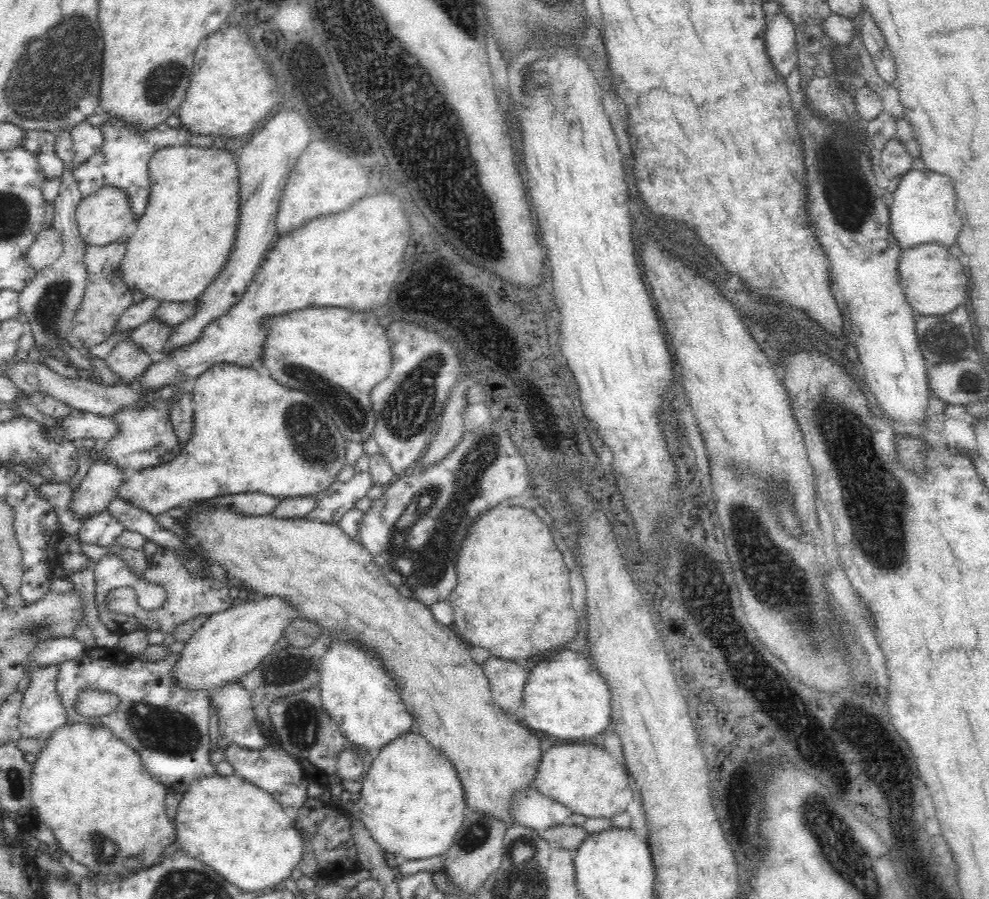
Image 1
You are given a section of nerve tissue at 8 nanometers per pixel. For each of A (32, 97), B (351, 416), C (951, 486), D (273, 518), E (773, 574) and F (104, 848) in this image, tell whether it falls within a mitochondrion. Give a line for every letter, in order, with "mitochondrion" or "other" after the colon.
A: mitochondrion
B: mitochondrion
C: other
D: other
E: mitochondrion
F: mitochondrion

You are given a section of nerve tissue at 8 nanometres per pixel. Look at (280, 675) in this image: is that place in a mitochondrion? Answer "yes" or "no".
yes

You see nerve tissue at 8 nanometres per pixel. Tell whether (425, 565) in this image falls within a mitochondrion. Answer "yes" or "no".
yes

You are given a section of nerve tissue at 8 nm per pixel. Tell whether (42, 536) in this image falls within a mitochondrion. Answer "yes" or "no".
no

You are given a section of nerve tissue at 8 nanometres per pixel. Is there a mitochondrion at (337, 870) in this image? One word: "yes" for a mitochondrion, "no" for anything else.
no

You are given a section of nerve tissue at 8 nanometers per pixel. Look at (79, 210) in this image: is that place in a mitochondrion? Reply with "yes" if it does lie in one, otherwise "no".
no

